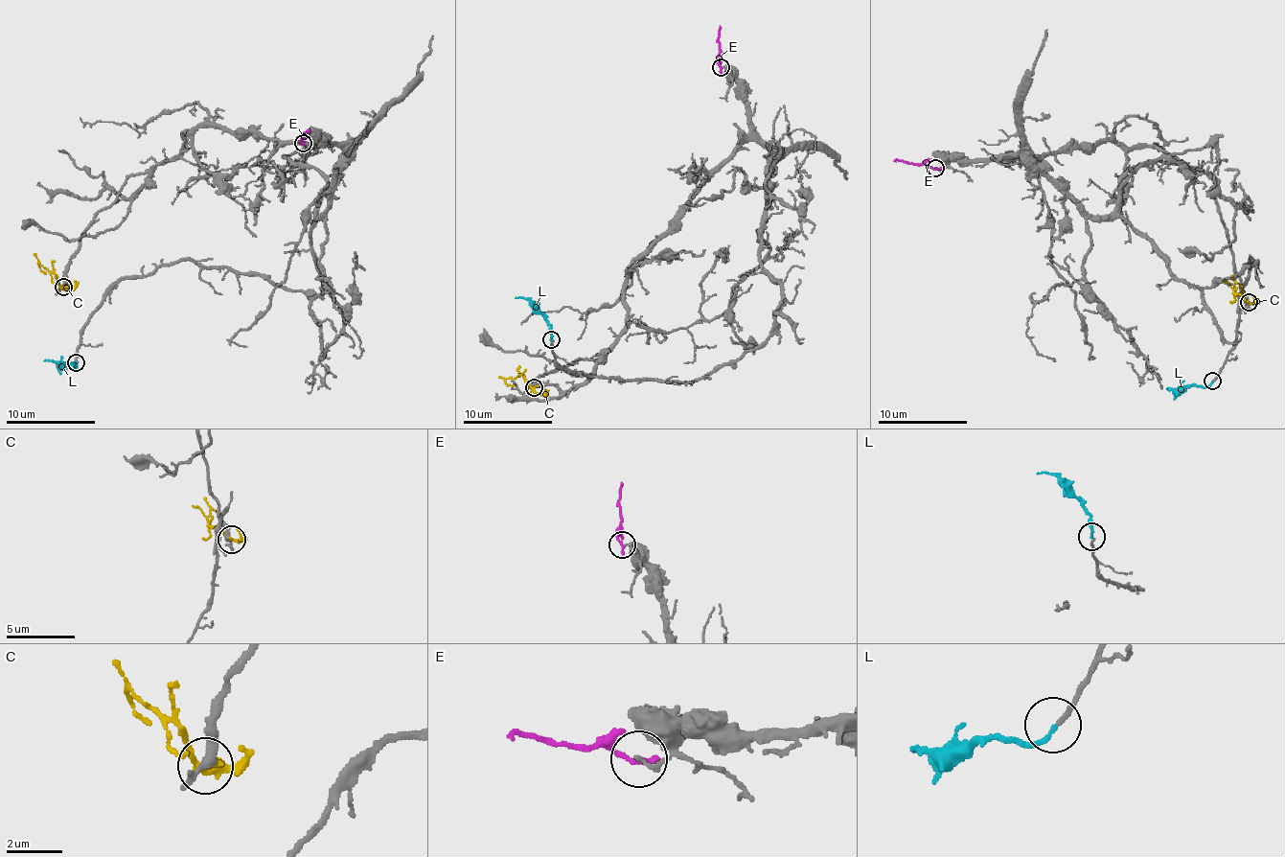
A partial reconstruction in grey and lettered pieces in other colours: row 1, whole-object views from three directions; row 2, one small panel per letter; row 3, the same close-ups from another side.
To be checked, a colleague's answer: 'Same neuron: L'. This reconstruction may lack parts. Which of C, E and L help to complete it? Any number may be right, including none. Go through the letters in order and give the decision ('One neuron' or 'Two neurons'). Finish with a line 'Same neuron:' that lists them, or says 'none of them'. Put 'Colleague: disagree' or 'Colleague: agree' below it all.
C: Two neurons
E: Two neurons
L: One neuron
Same neuron: L
Colleague: agree

